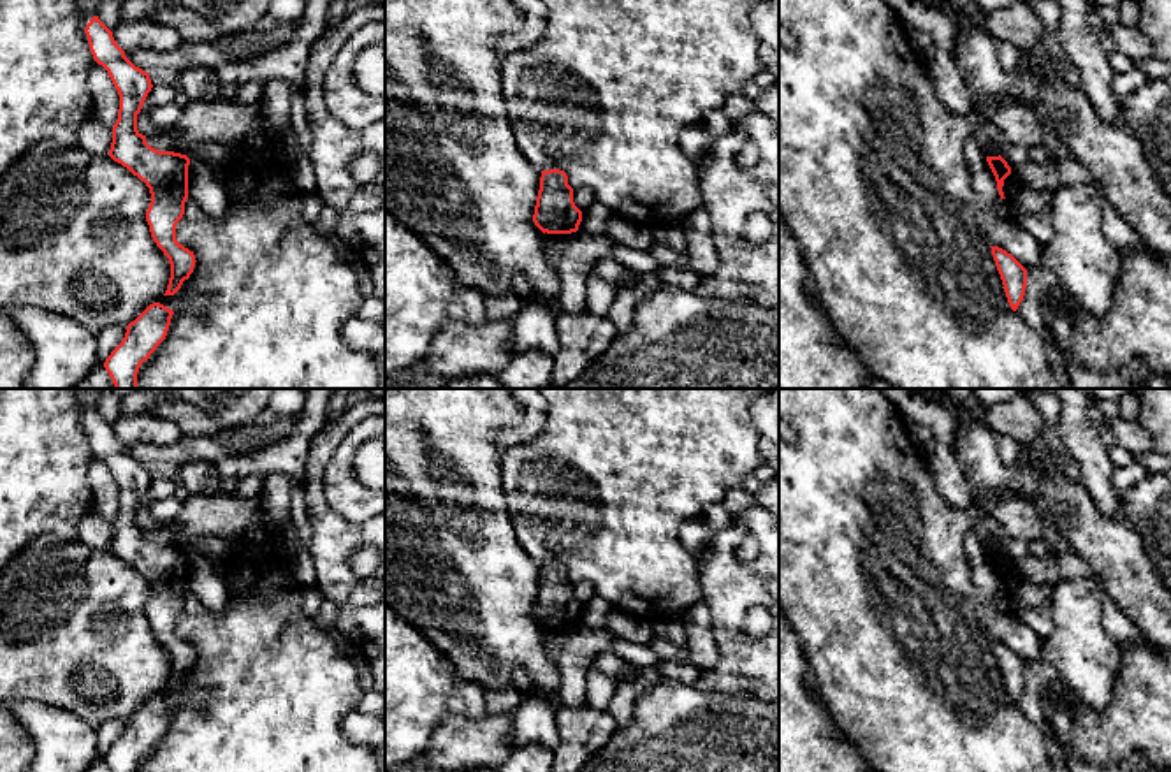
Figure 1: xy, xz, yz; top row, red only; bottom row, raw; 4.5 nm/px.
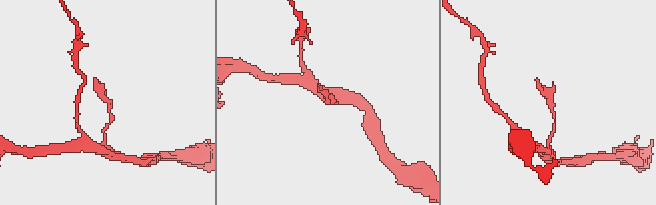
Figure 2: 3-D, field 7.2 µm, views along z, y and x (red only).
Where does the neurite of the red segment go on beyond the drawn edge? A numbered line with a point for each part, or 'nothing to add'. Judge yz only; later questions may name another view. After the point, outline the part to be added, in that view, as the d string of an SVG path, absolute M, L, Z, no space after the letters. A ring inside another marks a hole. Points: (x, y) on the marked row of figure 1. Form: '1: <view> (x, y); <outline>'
nothing to add

